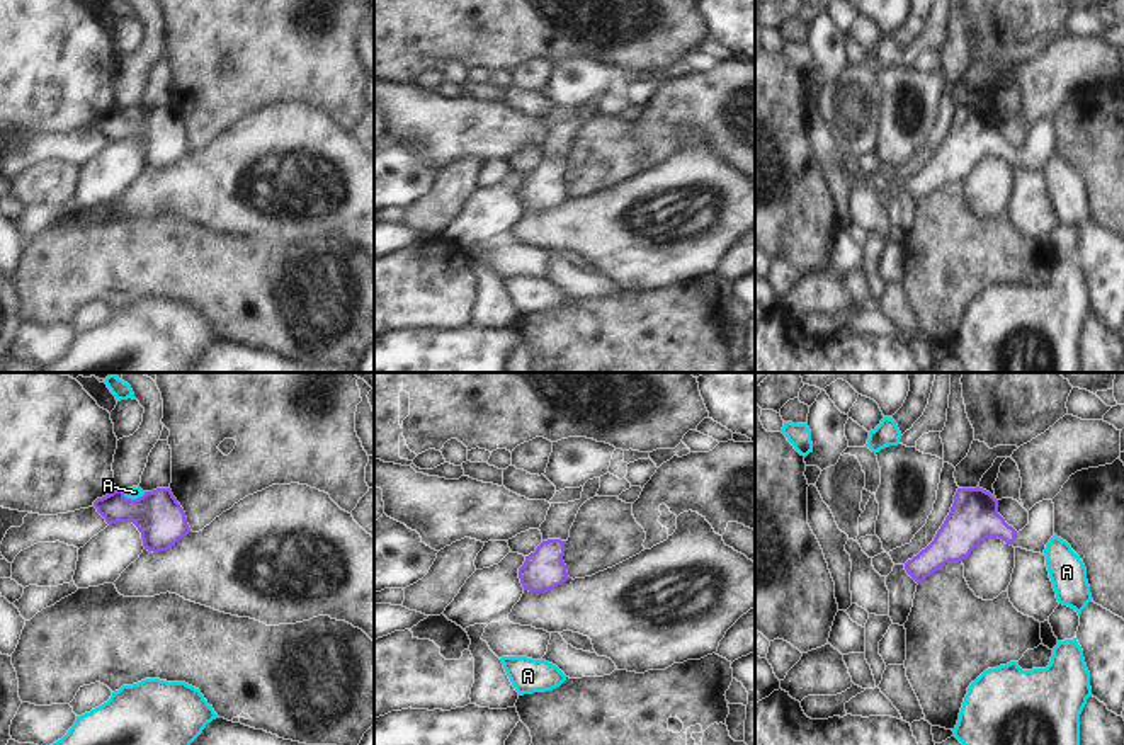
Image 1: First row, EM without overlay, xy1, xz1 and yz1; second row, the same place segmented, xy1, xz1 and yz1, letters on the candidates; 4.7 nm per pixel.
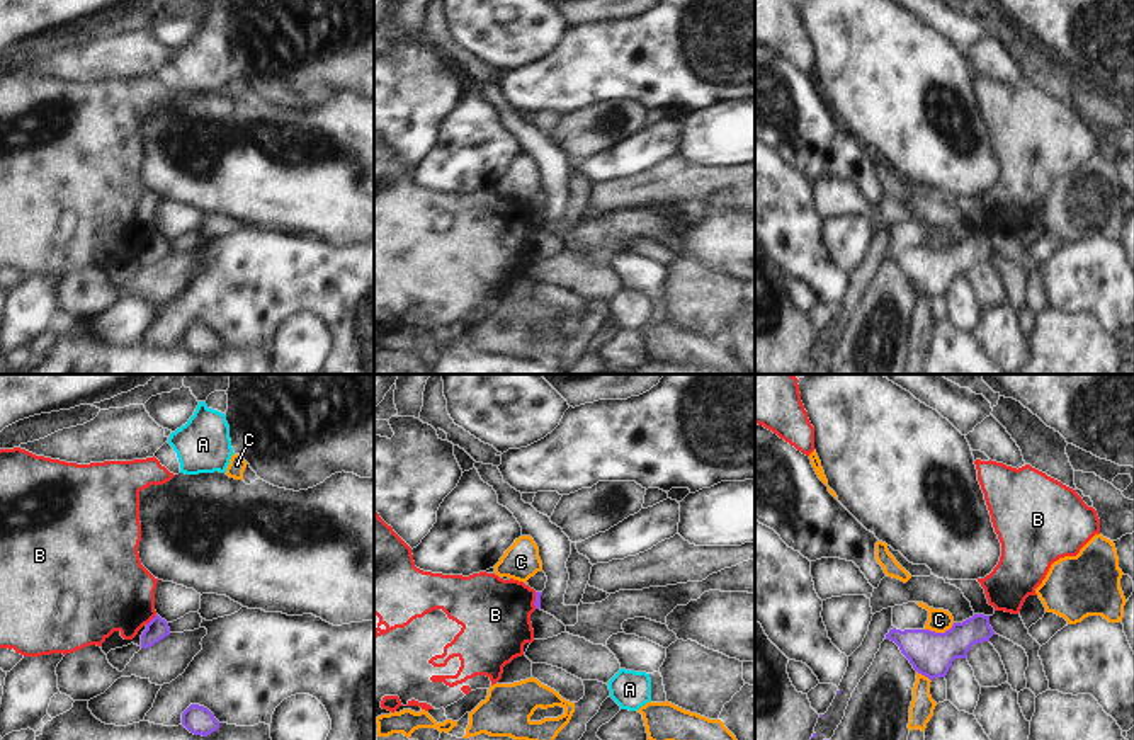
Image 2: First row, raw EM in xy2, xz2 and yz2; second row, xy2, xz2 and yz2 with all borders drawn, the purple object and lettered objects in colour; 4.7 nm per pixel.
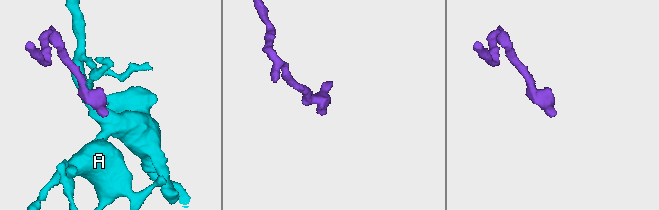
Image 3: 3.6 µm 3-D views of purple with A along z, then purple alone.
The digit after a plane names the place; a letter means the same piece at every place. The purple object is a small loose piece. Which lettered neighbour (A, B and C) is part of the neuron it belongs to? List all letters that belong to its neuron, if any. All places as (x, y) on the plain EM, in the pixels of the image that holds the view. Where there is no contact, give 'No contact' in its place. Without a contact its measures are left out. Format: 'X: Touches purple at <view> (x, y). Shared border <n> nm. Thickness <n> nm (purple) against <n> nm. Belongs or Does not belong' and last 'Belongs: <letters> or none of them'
A: Touches purple at xy1 (133, 119). Shared border 110 nm. Thickness 240 nm (purple) against 60 nm. Does not belong
B: Touches purple at xy2 (152, 239). Shared border 80 nm. Thickness 100 nm (purple) against 380 nm. Does not belong
C: Touches purple at yz2 (939, 252). Shared border 150 nm. Thickness 200 nm (purple) against 110 nm. Does not belong
Belongs: none of them

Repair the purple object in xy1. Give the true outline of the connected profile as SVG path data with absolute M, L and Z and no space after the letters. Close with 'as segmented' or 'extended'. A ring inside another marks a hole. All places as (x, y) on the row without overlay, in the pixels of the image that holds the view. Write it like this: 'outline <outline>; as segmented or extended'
outline M114 107L112 112L94 121L105 141L133 141L141 151L143 165L148 170L167 170L190 150L187 136L170 107L145 111L131 119L124 111Z; as segmented

